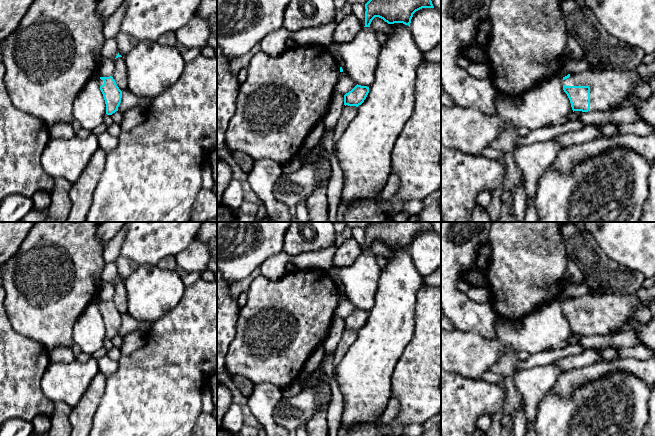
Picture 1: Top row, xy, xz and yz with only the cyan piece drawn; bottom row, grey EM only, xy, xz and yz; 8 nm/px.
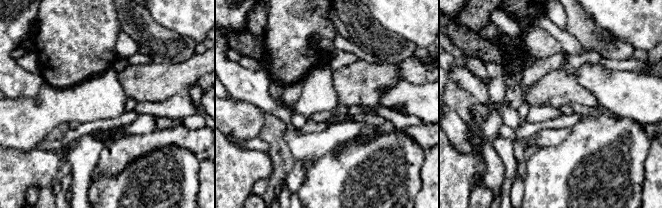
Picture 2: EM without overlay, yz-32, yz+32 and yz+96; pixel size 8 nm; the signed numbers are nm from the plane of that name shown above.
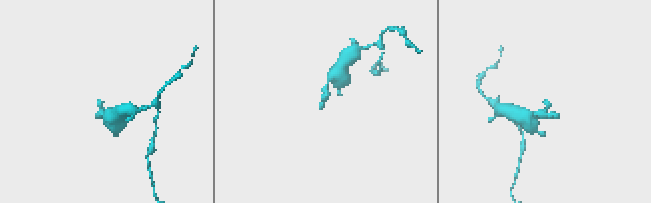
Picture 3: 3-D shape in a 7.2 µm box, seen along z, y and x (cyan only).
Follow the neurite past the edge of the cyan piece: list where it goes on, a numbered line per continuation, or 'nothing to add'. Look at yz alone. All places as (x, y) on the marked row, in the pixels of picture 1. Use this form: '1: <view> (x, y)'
1: yz (608, 88)

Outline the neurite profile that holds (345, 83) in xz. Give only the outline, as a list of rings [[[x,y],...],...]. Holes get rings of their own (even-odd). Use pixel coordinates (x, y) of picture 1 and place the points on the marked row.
[[[340,72],[339,80],[336,84],[335,90],[345,95],[349,91],[351,91],[356,85],[357,84],[351,77],[349,77],[344,72]]]

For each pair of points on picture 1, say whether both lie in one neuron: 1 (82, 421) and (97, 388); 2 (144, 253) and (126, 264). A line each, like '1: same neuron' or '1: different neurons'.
1: same neuron
2: different neurons

